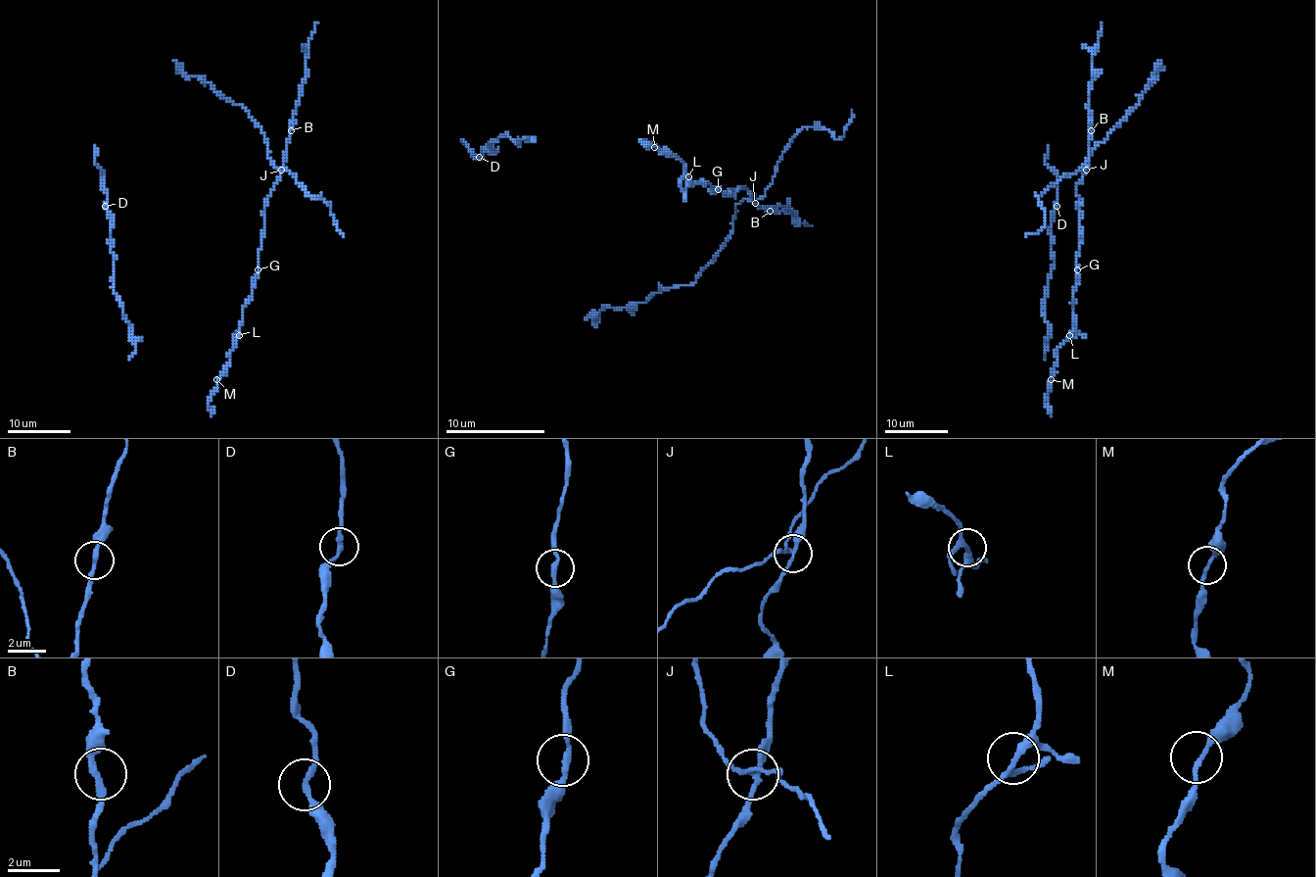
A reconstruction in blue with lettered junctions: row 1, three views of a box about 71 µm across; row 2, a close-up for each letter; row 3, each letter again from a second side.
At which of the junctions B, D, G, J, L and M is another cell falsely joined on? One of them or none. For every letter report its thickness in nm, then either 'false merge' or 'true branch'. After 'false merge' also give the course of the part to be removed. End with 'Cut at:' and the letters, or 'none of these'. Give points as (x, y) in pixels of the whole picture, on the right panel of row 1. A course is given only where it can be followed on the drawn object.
B: calibre 240 nm; true branch
D: calibre 200 nm; true branch
G: calibre 240 nm; true branch
J: calibre 190 nm; false merge; course (1086, 170), (1083, 165), (1088, 156), (1137, 105), (1160, 60)
L: calibre 240 nm; true branch
M: calibre 180 nm; true branch
Cut at: J

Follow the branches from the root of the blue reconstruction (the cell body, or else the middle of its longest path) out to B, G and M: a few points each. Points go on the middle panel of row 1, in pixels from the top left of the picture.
B: (691, 184), (693, 186), (711, 184), (723, 194), (730, 194), (728, 191), (743, 186), (763, 209), (770, 211)
G: (691, 184), (693, 186), (711, 184), (718, 189)
M: (691, 184), (686, 167), (676, 157), (661, 154), (654, 147)

